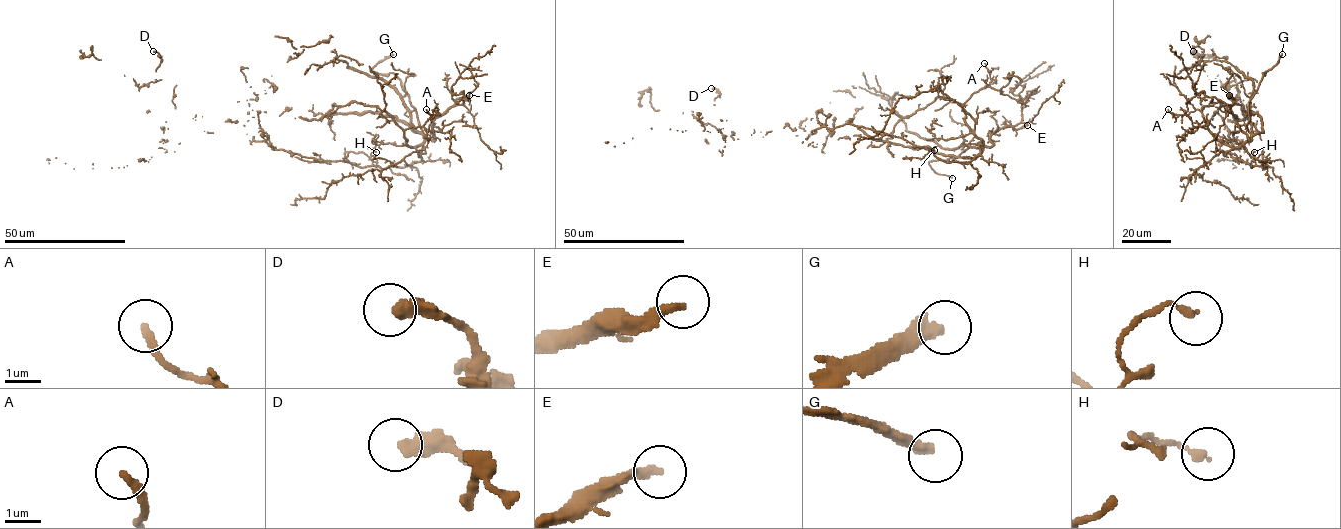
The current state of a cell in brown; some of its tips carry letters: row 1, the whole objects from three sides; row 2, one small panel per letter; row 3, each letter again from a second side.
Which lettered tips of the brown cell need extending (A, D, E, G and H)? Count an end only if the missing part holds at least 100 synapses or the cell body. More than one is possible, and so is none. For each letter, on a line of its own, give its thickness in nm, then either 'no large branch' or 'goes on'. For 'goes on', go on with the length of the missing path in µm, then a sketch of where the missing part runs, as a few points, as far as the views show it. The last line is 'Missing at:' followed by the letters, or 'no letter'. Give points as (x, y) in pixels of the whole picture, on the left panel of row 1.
A: 200 nm thick; no large branch
D: 400 nm thick; no large branch
E: 240 nm thick; goes on; about 70 µm are missing; missing branch runs (469, 95), (489, 93), (501, 99), (532, 82), (552, 81)
G: 340 nm thick; goes on; about 35 µm are missing; missing branch runs (393, 54), (403, 38), (418, 42), (418, 28), (414, 29)
H: 200 nm thick; no large branch
Missing at: E, G

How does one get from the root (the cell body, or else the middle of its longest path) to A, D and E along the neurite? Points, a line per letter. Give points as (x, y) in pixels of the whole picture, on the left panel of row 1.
A: (349, 162), (385, 169), (419, 161), (422, 145), (409, 146), (404, 130), (421, 126), (432, 115), (426, 109)
D: (349, 162), (276, 149), (236, 122), (204, 131), (175, 108), (174, 87), (150, 82), (161, 59), (153, 51)
E: (349, 162), (361, 167), (385, 169), (419, 161), (424, 141), (434, 140), (433, 121), (457, 99), (469, 95)

